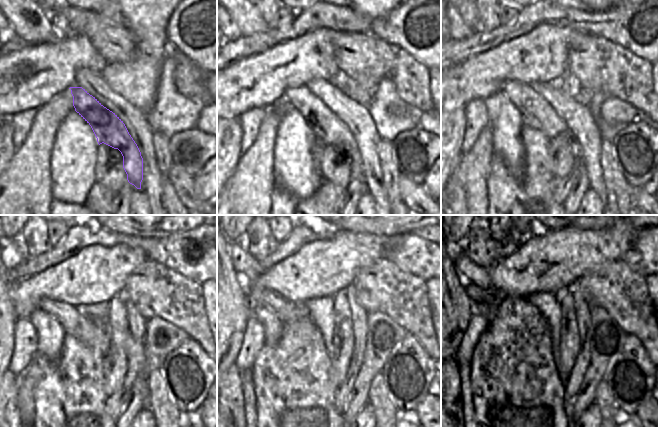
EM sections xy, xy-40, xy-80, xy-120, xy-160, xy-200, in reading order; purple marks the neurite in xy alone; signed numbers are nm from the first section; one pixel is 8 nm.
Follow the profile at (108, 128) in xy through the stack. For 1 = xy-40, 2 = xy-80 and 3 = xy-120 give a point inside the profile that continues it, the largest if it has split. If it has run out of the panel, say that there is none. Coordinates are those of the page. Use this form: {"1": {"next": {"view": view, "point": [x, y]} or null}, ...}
{"1": {"next": {"view": "xy-40", "point": [330, 130]}}, "2": {"next": {"view": "xy-80", "point": [536, 112]}}, "3": {"next": {"view": "xy-120", "point": [73, 320]}}}

